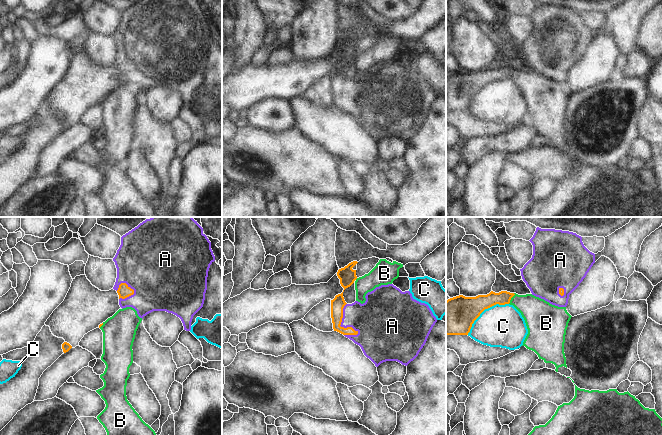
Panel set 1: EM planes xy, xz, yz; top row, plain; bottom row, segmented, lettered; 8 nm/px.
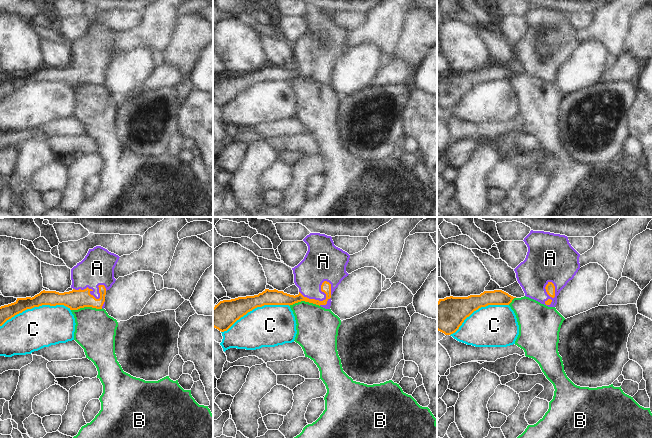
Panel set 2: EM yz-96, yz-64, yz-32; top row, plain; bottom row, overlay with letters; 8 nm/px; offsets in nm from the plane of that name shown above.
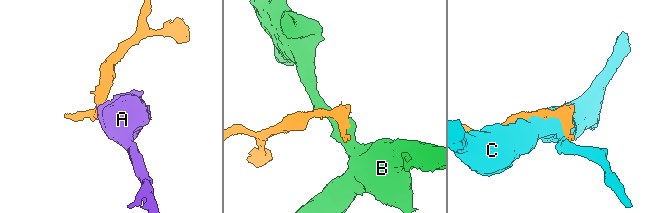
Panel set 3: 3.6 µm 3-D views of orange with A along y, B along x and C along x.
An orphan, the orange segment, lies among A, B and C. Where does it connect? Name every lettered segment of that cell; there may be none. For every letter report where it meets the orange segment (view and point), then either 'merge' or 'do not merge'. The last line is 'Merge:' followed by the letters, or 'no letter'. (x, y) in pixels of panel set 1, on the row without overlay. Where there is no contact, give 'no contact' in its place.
A: xz (340, 100) | merge
B: yz (511, 73) | do not merge
C: yz (484, 85) | do not merge
Merge: A

